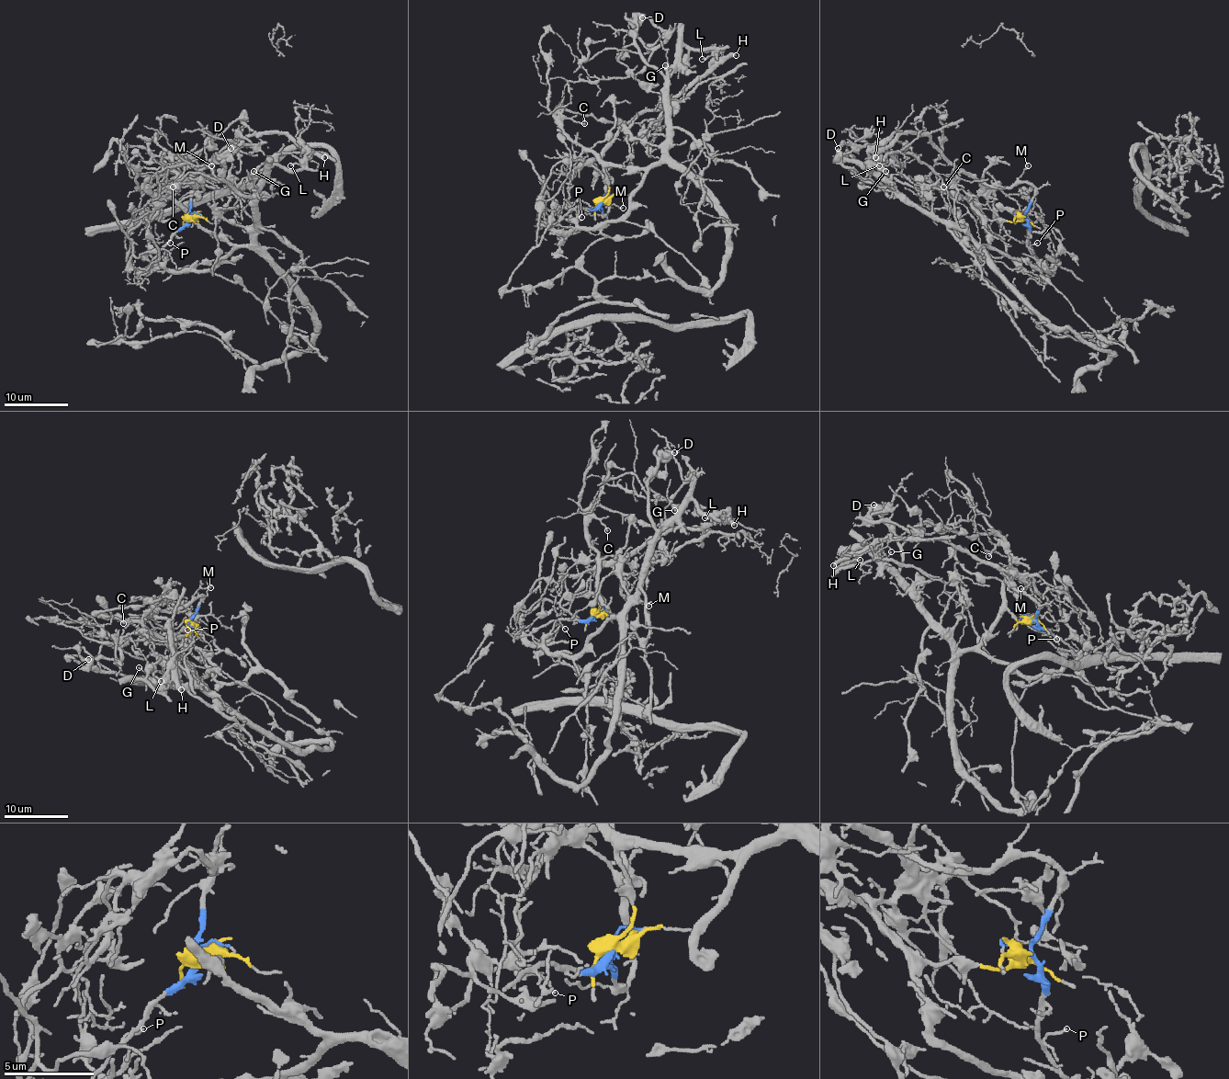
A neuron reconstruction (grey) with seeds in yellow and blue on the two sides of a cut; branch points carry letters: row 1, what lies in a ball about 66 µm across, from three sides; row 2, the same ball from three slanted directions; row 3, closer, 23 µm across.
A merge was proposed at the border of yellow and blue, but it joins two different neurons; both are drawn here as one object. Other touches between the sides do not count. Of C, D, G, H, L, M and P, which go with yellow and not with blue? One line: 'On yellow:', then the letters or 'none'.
On yellow: C, D, G, L

